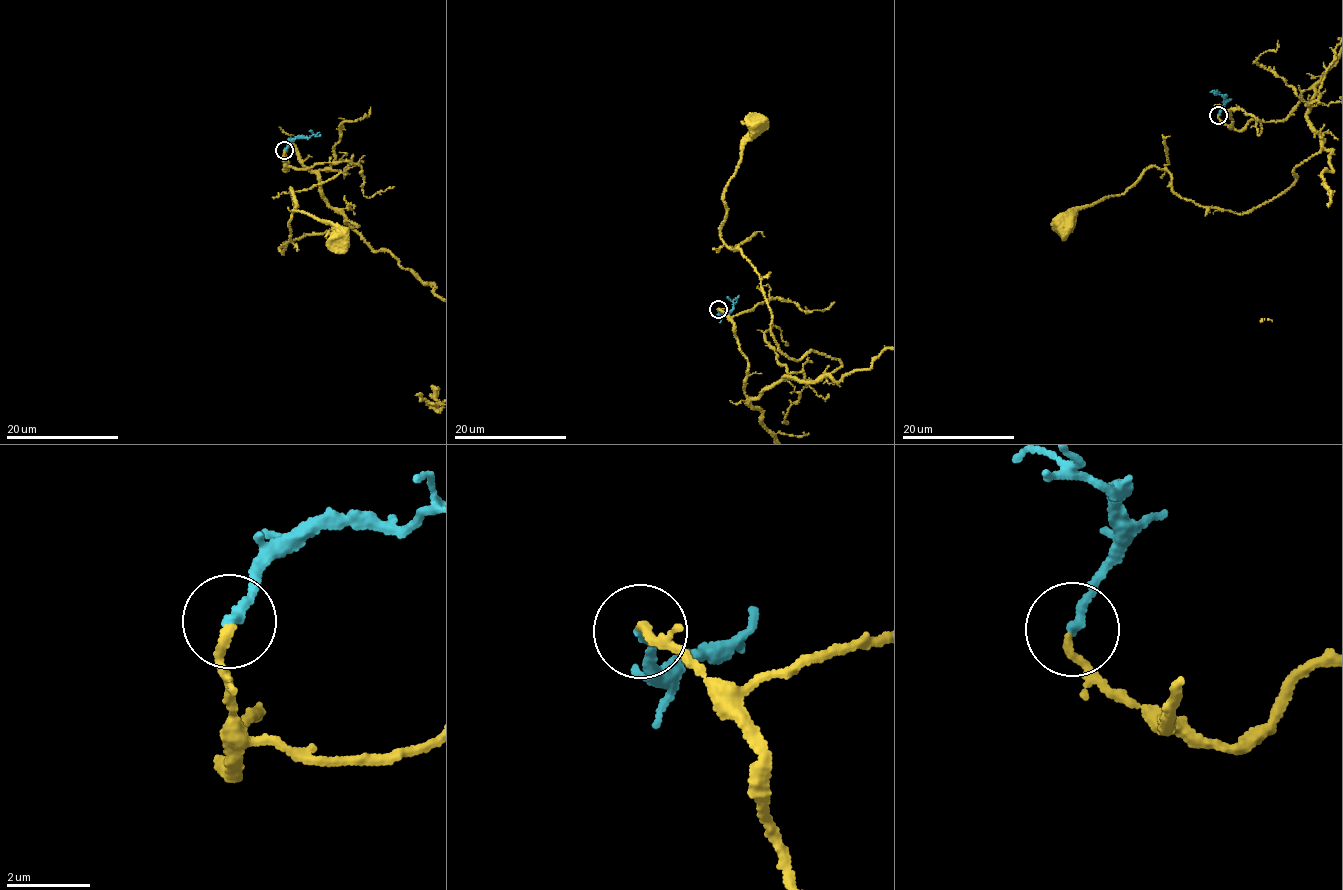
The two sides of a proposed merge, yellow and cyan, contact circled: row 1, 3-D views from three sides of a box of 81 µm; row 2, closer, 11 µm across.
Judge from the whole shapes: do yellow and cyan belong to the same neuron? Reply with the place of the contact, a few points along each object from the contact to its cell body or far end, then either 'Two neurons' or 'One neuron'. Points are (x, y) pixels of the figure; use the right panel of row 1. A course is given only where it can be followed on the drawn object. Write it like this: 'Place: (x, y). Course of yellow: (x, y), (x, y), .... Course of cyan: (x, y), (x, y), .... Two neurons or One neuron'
Place: (1218, 115). Course of yellow: (1218, 115), (1283, 120), (1313, 88), (1324, 141), (1241, 213), (1151, 166), (1062, 222). Course of cyan: (1218, 115), (1225, 98), (1214, 92). One neuron

